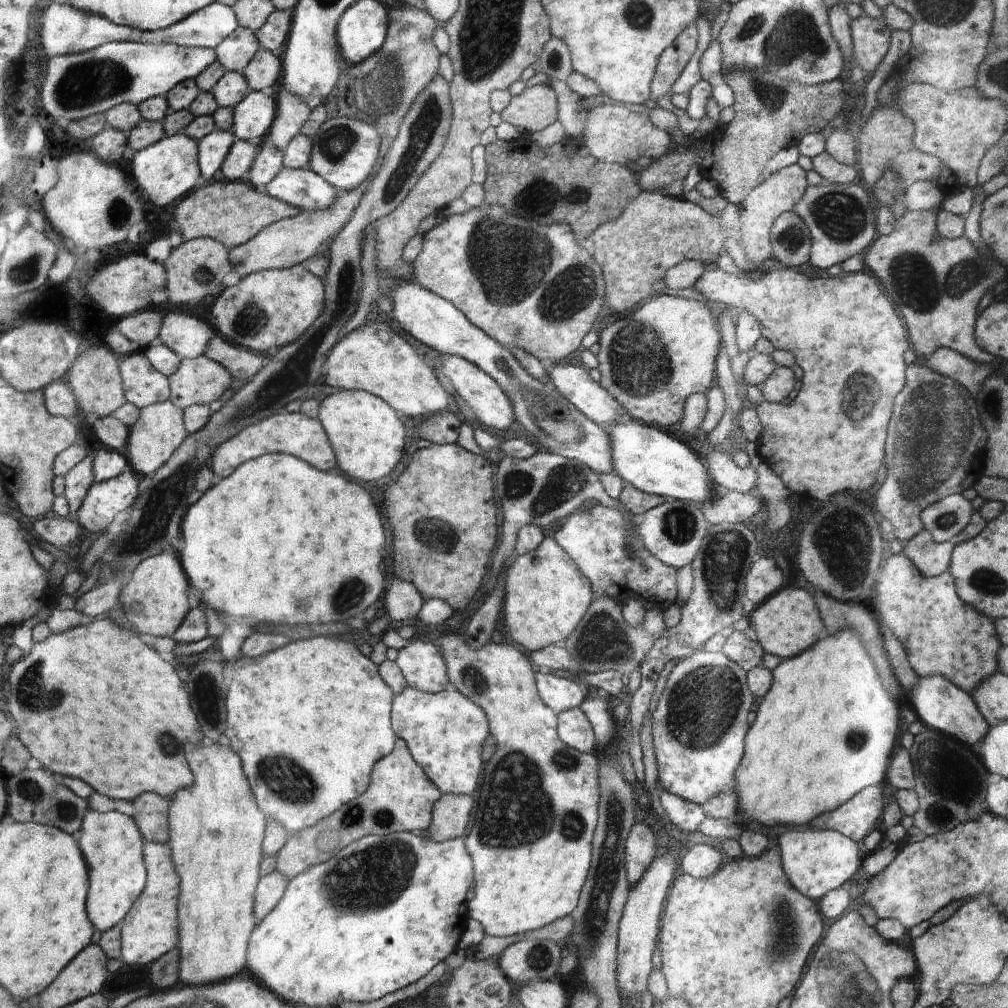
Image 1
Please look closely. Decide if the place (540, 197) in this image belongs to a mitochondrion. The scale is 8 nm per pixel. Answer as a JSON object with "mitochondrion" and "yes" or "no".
{"mitochondrion":"yes"}

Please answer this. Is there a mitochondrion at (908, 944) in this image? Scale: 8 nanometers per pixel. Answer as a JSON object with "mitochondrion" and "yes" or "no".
{"mitochondrion":"no"}

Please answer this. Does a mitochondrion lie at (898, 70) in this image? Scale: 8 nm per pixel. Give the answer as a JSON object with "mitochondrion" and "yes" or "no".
{"mitochondrion":"no"}

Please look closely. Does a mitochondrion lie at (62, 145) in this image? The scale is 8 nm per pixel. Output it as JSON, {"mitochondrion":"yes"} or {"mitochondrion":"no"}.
{"mitochondrion":"no"}

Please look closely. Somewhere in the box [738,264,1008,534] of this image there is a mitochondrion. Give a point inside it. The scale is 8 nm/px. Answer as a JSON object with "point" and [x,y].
{"point":[937,428]}

